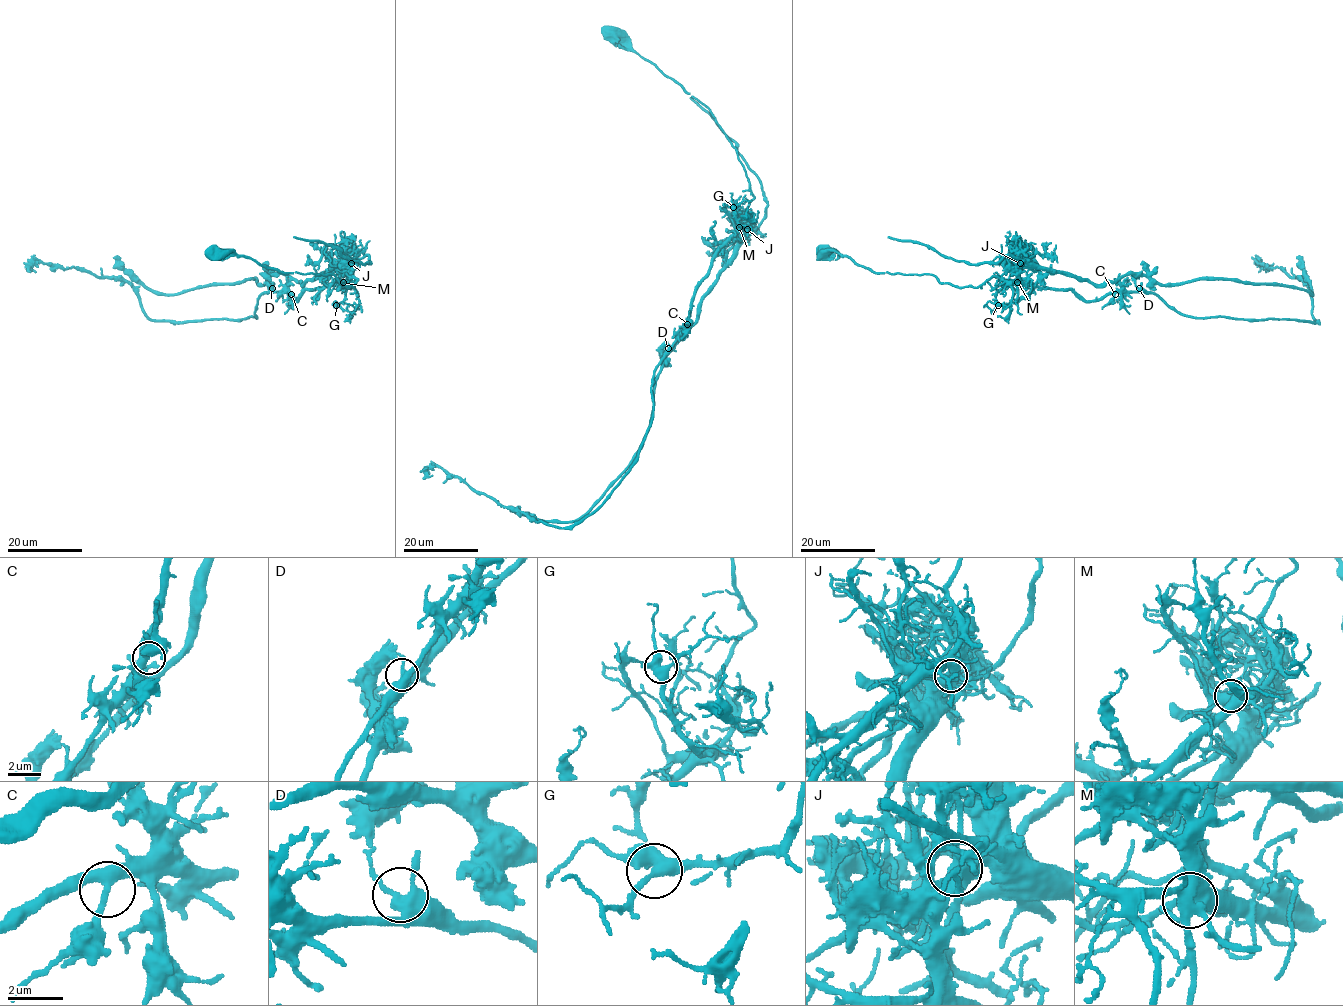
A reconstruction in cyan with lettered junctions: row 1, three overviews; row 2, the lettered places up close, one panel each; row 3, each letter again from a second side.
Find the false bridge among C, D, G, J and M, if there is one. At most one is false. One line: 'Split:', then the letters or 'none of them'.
Split: J

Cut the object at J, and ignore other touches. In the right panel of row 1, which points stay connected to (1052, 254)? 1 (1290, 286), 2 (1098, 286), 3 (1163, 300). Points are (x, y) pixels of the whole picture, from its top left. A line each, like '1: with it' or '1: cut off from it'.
1: with it
2: with it
3: cut off from it

